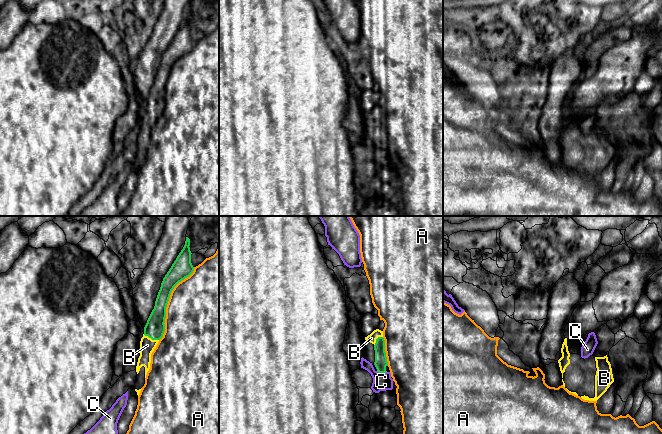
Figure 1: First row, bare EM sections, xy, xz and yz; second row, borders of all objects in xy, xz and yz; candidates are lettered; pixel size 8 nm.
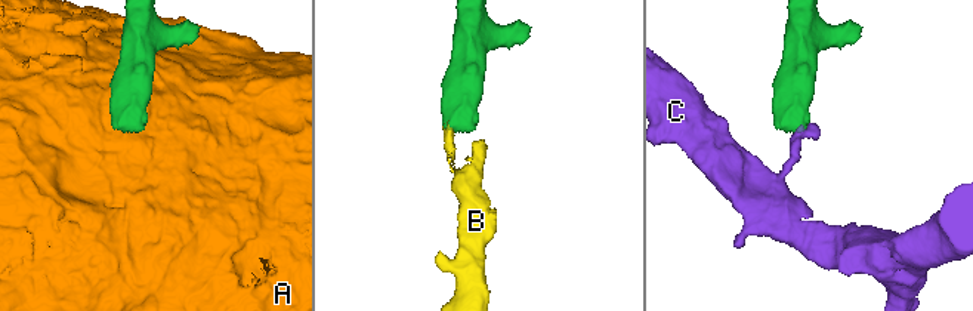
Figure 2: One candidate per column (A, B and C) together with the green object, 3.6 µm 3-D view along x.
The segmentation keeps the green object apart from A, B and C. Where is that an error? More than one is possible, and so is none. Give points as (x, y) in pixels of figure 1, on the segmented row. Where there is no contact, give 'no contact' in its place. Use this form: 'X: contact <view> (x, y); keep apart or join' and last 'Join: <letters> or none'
A: contact xy (167, 302); keep apart
B: contact xy (151, 338); join
C: contact xz (381, 372); keep apart
Join: B

